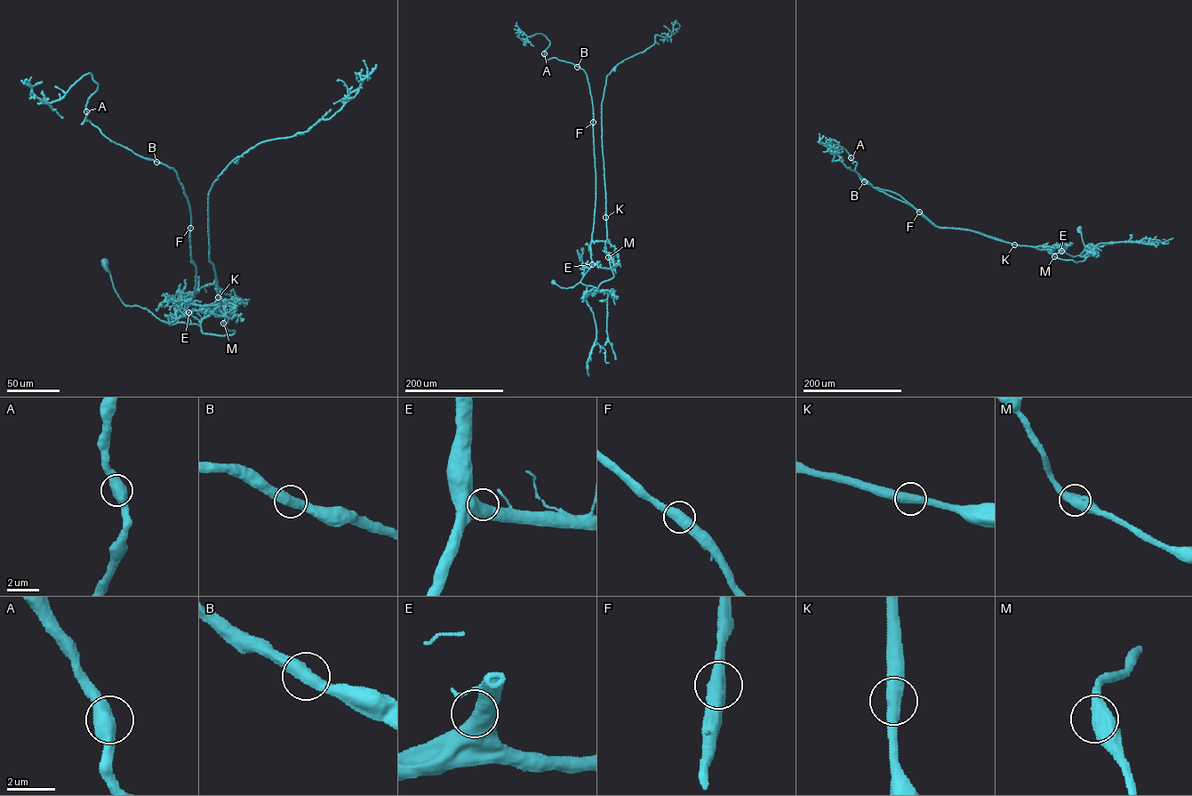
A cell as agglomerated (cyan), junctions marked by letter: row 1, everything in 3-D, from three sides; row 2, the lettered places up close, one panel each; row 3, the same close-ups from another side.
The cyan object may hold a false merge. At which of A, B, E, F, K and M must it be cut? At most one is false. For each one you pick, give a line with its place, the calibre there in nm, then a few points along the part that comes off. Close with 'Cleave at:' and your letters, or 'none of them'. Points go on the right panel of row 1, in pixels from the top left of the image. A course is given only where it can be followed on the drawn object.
Cleave at: none of them

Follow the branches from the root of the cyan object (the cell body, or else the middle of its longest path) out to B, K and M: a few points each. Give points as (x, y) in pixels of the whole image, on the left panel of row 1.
B: (105, 263), (125, 305), (168, 323), (188, 316), (185, 301), (196, 282), (190, 208), (176, 172), (156, 162)
K: (105, 263), (124, 304), (168, 323), (232, 301), (224, 315), (216, 309), (218, 297)
M: (105, 263), (125, 305), (145, 309), (164, 322), (197, 324), (204, 333), (232, 335), (235, 331), (223, 323)

